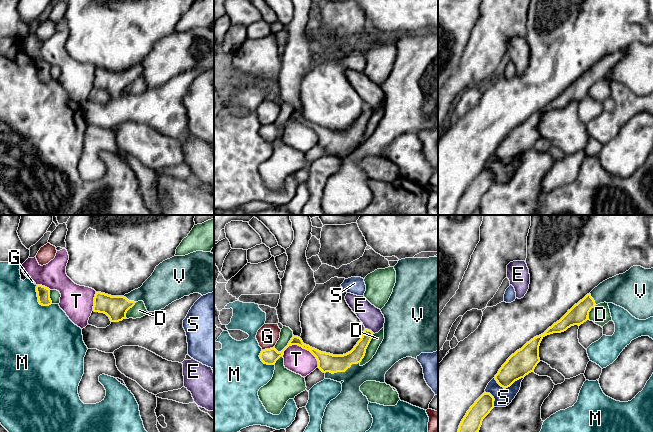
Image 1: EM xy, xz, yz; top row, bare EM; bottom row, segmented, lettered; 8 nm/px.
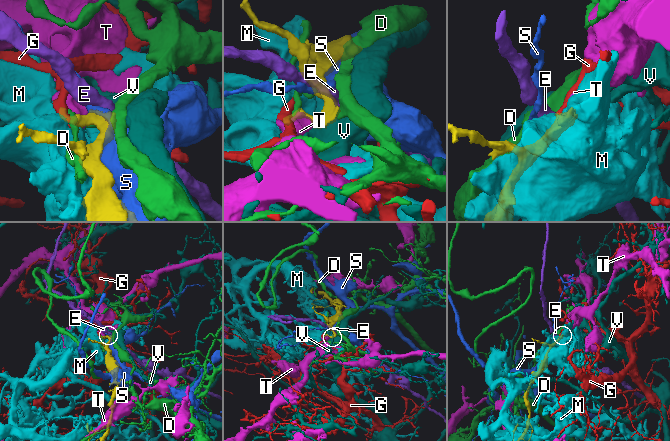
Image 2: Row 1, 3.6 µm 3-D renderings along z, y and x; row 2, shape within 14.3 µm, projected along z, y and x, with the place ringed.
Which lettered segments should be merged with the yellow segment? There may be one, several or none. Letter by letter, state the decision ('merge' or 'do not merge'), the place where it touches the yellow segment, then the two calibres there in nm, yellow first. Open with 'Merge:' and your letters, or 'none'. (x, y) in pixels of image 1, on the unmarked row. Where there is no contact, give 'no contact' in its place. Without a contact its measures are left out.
Merge: V
D: do not merge; contact xz (366, 124); calibres 140 and 90 nm
E: do not merge; contact xz (370, 106); calibres 120 and 180 nm
G: do not merge; contact xz (268, 125); calibres 130 and 180 nm
M: do not merge; contact xy (38, 76); calibres 110 and 440 nm
S: do not merge; contact yz (508, 162); calibres 200 and 140 nm
T: do not merge; contact xz (304, 124); calibres 150 and 200 nm
V: merge; contact xz (342, 147); calibres 150 and 220 nm

